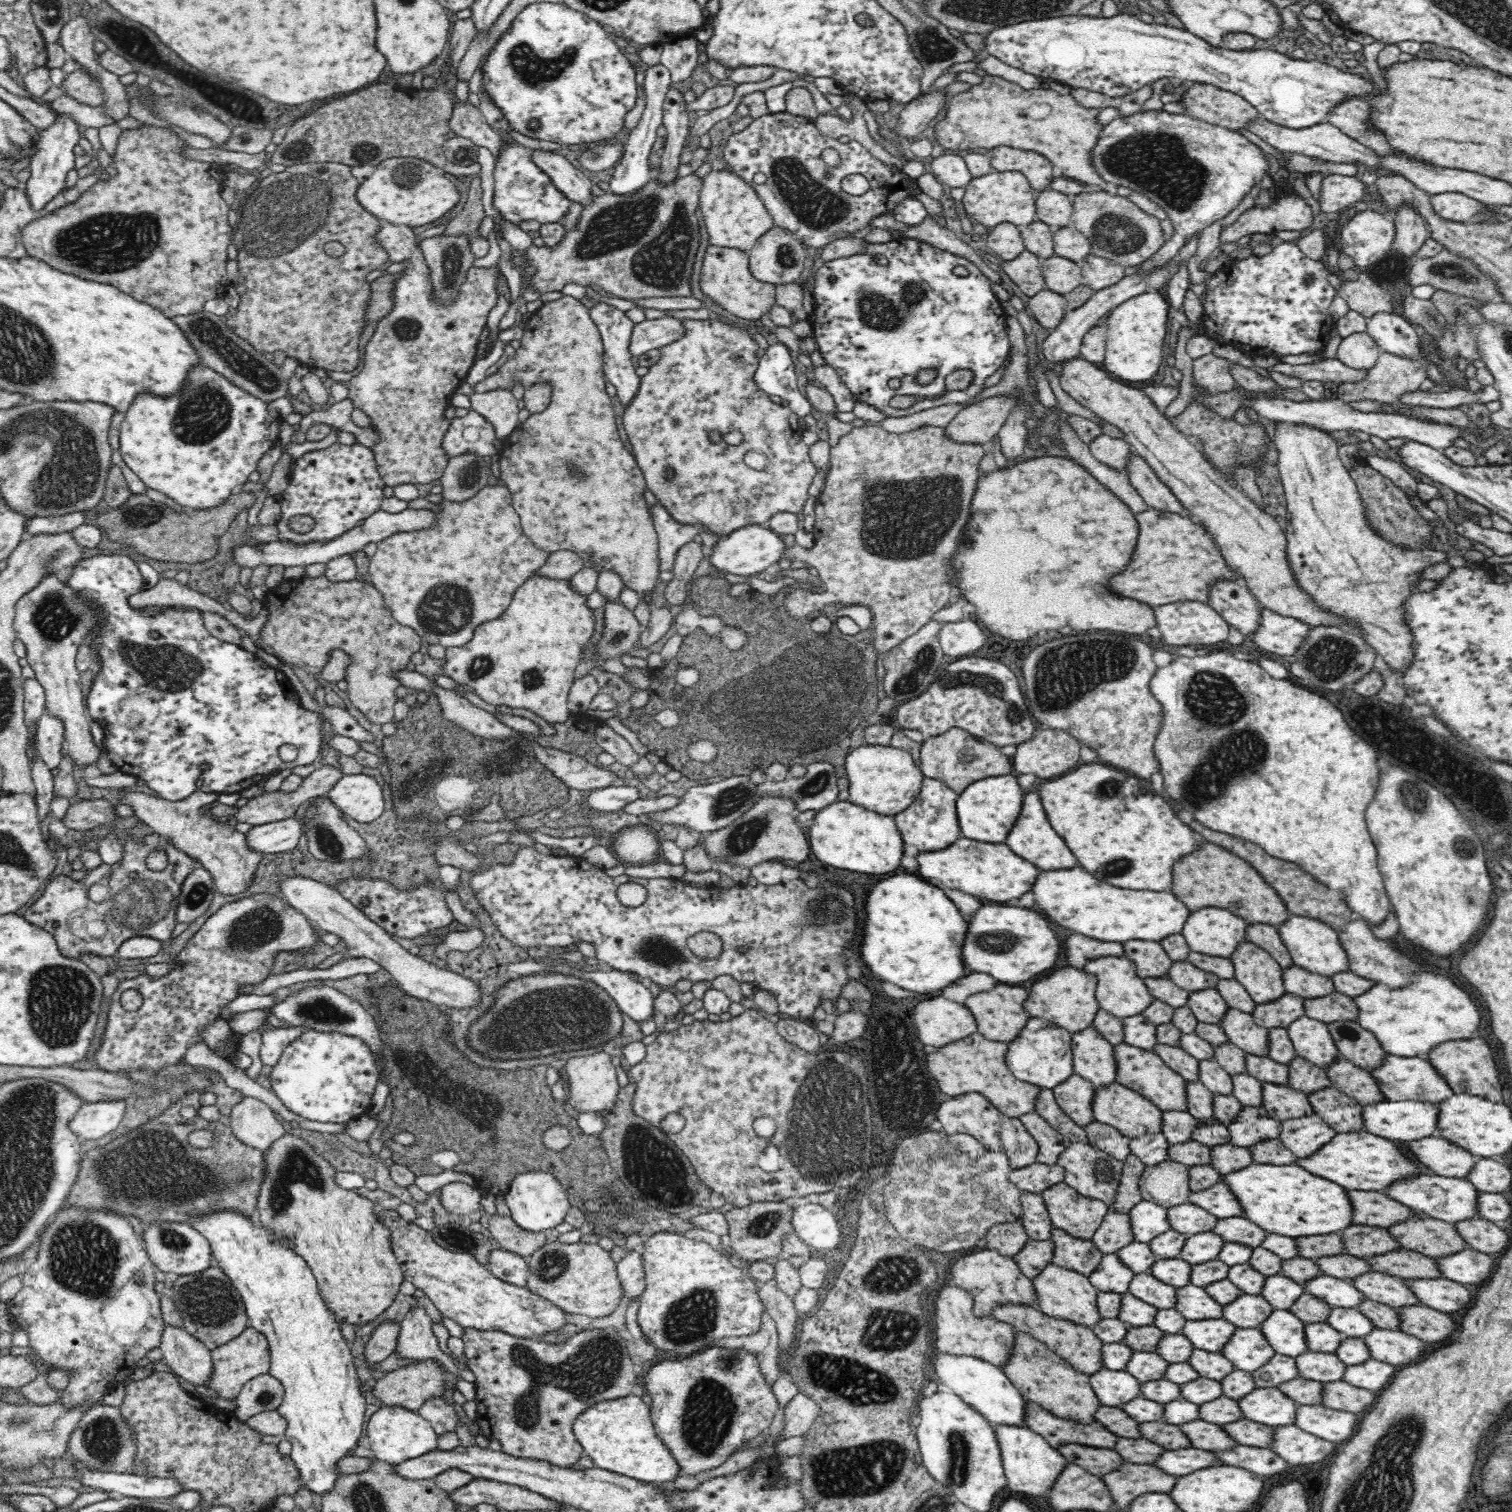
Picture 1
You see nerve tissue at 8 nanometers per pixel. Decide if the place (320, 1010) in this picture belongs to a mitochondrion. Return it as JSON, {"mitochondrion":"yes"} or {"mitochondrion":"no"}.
{"mitochondrion":"yes"}

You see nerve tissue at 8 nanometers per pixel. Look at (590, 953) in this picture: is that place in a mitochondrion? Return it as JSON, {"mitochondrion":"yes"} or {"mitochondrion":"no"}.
{"mitochondrion":"no"}

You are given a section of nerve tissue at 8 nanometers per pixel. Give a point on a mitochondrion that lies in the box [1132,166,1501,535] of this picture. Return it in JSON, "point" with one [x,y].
{"point":[1450,270]}

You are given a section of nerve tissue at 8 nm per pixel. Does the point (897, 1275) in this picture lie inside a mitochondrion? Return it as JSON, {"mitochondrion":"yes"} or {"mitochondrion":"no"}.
{"mitochondrion":"yes"}

